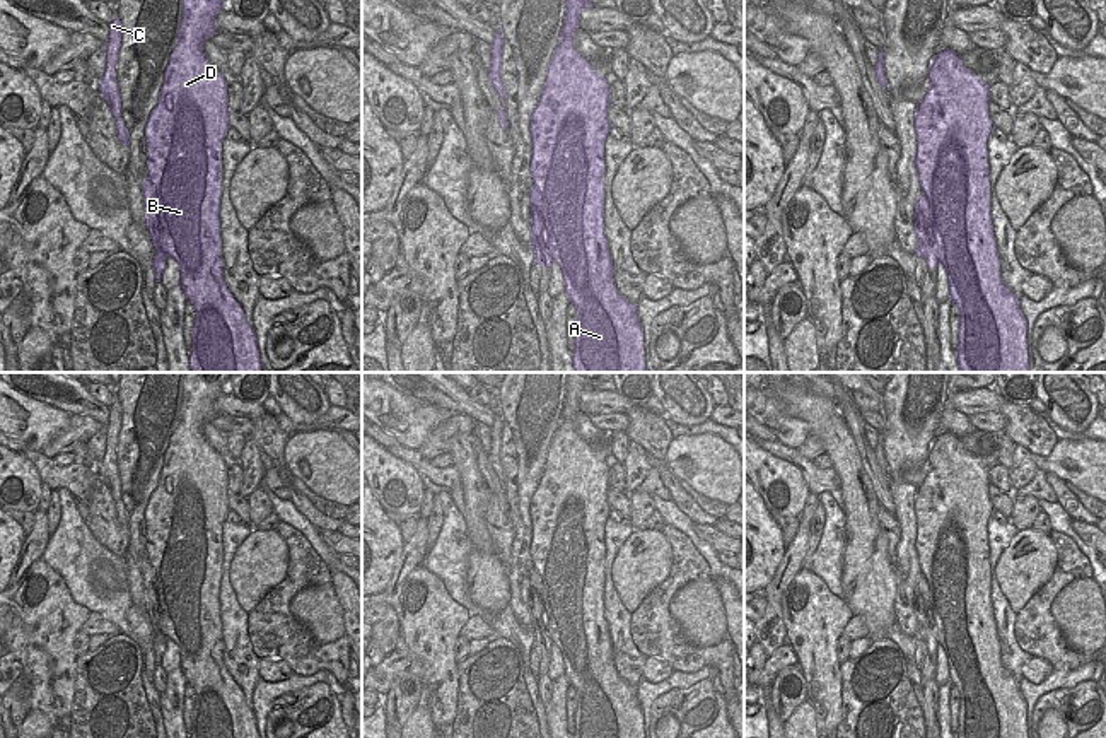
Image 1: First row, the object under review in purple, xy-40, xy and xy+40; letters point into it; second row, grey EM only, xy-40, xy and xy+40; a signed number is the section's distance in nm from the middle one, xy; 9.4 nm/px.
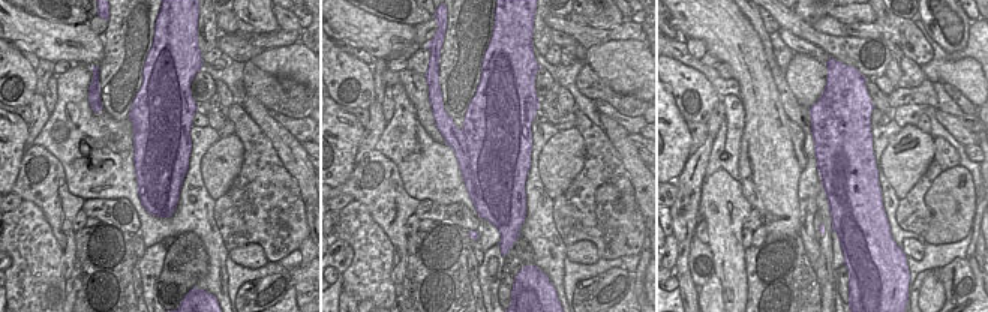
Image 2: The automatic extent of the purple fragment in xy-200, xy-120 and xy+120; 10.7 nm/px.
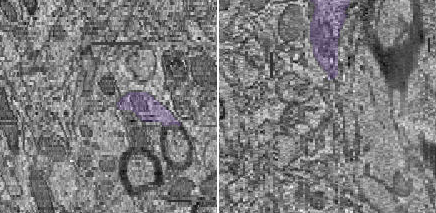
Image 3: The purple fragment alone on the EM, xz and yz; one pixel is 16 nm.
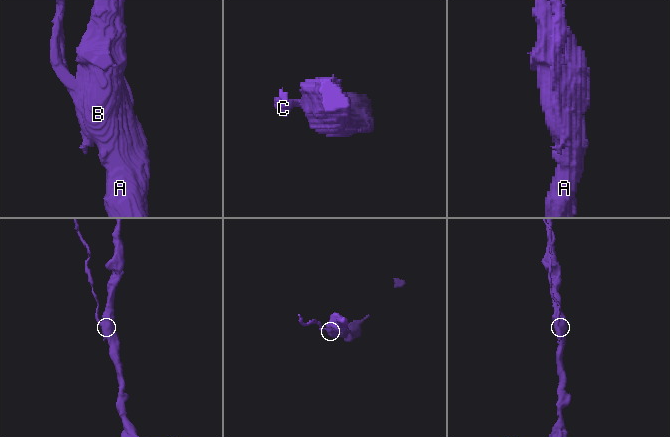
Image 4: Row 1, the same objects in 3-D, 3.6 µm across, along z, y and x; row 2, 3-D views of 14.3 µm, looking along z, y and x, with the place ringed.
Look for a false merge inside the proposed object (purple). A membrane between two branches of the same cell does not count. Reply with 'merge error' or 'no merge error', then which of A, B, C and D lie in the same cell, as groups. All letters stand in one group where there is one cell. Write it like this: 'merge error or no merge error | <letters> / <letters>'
merge error | A B D / C

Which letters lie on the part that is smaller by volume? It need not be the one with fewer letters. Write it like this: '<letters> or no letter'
C

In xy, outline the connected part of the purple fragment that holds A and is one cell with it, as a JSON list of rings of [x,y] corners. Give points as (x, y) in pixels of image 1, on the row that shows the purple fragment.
[[[567,0],[565,20],[560,32],[544,87],[531,114],[531,176],[544,202],[544,249],[560,265],[565,294],[577,308],[575,372],[647,372],[643,355],[643,330],[637,306],[616,289],[613,260],[604,236],[604,140],[609,133],[609,85],[596,73],[587,58],[573,48],[580,12],[592,9],[589,0]]]

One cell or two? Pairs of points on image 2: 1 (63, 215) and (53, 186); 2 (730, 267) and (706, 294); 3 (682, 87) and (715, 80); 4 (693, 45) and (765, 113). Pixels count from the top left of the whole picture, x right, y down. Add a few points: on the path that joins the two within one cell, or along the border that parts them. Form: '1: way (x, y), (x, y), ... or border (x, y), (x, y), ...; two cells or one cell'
1: way (60, 207), (53, 194); one cell
2: border (714, 273), (723, 296); two cells
3: border (679, 62), (697, 69), (721, 96); two cells
4: border (685, 39), (700, 39), (706, 51); two cells

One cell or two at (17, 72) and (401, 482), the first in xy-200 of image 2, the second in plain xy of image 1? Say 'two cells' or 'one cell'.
one cell

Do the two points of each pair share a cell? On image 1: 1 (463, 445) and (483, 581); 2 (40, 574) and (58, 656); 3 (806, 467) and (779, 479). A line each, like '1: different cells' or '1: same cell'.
1: same cell
2: same cell
3: different cells

